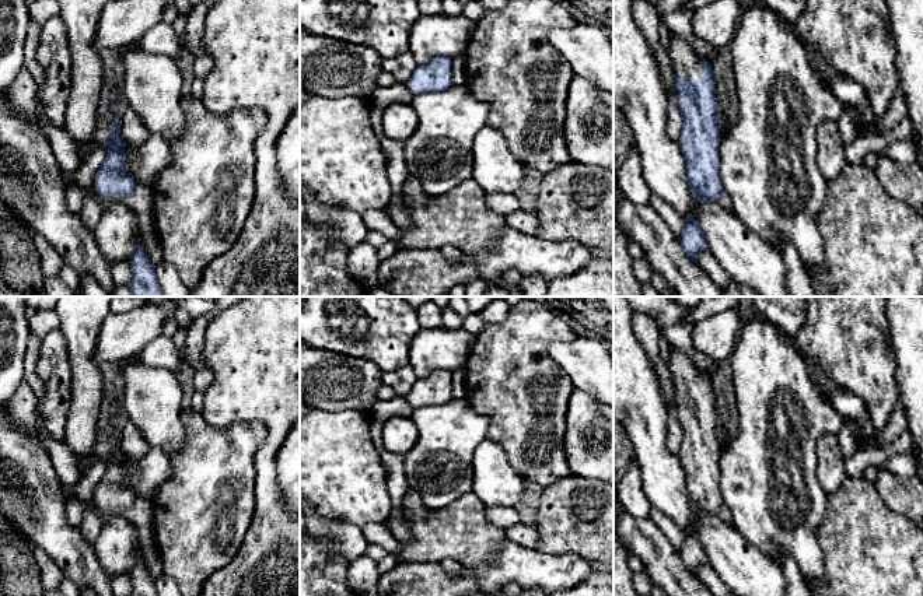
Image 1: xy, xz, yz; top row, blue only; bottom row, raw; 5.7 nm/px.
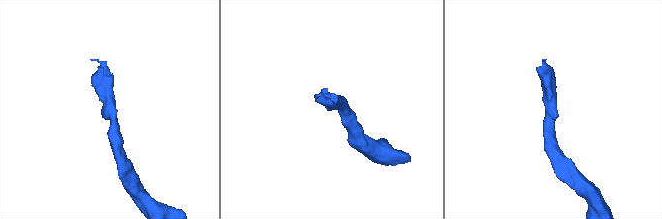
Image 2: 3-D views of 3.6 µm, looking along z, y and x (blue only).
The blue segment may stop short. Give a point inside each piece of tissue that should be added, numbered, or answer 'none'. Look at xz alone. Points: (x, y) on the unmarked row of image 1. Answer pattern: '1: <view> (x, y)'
none

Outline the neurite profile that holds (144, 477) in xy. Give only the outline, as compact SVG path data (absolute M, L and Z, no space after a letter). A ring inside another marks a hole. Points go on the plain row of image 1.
M150 448L139 462L127 457L125 471L125 485L136 498L153 501L171 477L171 460L162 449Z

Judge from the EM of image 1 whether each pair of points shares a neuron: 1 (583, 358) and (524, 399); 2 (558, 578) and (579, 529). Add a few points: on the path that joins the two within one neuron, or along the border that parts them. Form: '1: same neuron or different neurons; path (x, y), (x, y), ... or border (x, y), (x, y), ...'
1: different neurons; border (553, 340), (548, 347), (548, 354), (574, 388)
2: different neurons; border (537, 549), (545, 553), (576, 553), (590, 561)

